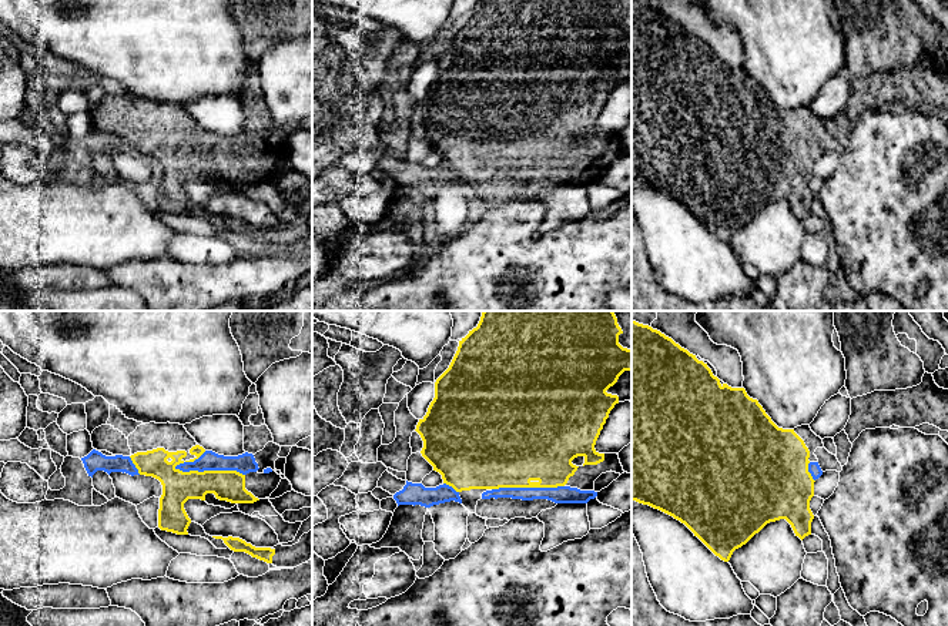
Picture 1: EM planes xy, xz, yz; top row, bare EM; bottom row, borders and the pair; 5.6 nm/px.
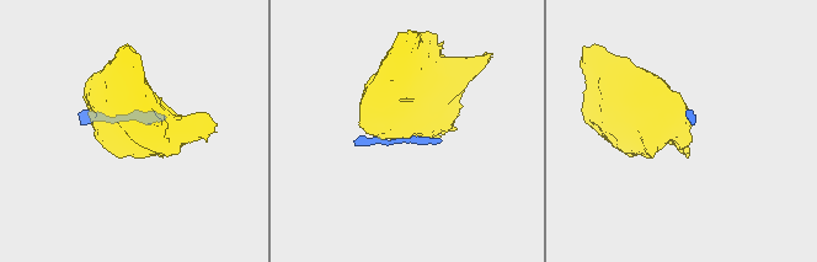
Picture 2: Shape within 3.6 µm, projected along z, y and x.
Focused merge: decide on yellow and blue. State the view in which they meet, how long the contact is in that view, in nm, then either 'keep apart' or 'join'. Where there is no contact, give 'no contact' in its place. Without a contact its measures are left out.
xy | 400 nm | join

